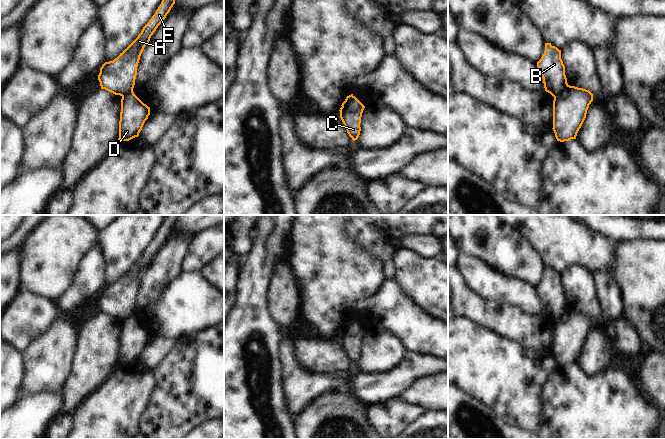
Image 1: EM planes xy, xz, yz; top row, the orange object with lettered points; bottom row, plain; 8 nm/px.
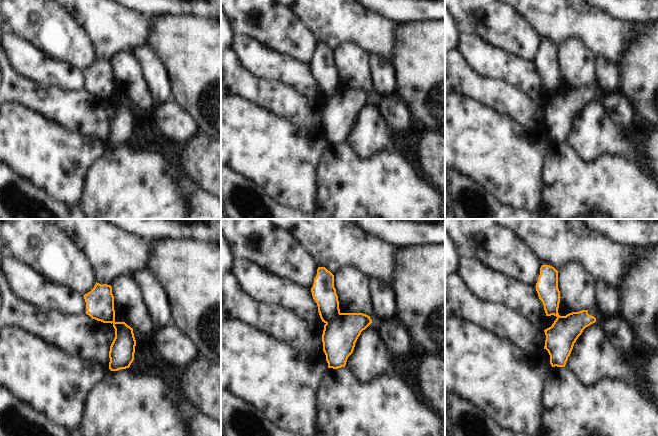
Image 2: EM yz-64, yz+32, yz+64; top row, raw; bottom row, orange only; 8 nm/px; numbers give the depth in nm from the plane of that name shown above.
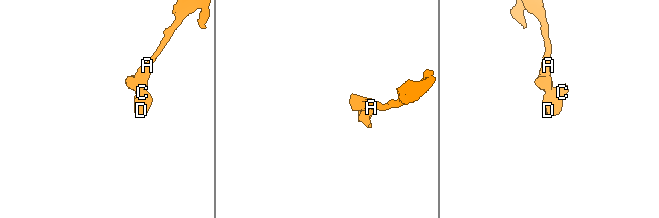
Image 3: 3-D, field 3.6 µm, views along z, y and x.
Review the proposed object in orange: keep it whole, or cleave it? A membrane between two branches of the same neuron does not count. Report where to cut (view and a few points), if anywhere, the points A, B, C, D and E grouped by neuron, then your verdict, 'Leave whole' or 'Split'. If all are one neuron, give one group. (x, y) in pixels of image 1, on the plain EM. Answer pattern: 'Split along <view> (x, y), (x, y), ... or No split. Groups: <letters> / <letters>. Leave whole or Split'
Split along yz (568, 309), (554, 321). Groups: A B E / C D. Split.

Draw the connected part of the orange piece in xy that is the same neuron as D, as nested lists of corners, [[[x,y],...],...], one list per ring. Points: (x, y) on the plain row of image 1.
[[[131,314],[122,320],[118,364],[129,365],[139,360],[150,339],[150,331],[144,328]]]

